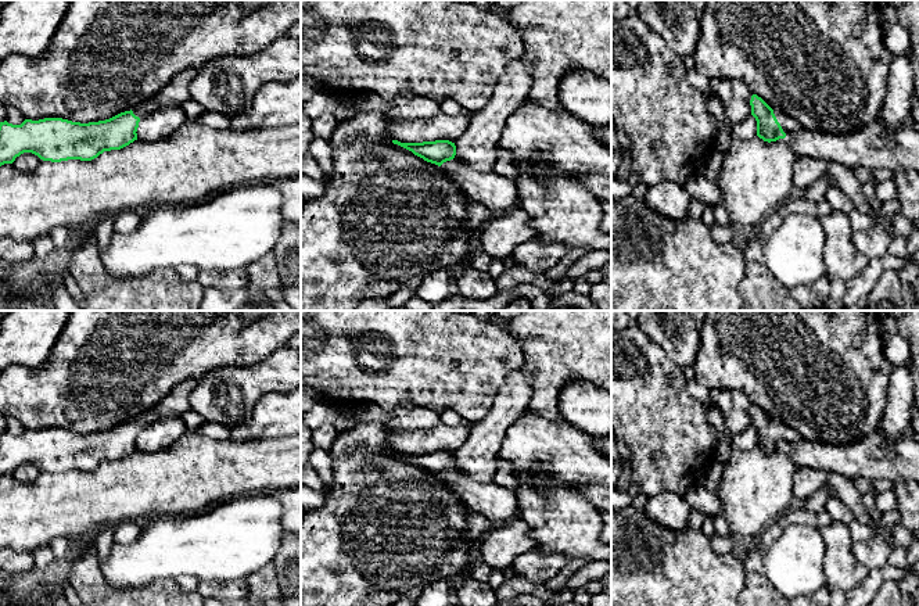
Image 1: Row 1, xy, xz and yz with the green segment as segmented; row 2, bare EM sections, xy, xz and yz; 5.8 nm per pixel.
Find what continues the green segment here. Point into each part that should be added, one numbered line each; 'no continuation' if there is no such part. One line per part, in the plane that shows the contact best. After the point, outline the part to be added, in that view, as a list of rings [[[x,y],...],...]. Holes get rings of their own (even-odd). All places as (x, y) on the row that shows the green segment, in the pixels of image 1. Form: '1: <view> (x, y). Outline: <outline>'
1: yz (788, 124). Outline: [[[775,108],[773,114],[786,135],[801,129],[800,122],[797,122],[796,119],[793,119],[789,115],[786,115],[783,111]]]

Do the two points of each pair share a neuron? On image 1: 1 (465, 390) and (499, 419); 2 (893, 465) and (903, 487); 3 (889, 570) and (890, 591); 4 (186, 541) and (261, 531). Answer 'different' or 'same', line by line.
1: different
2: different
3: different
4: same

